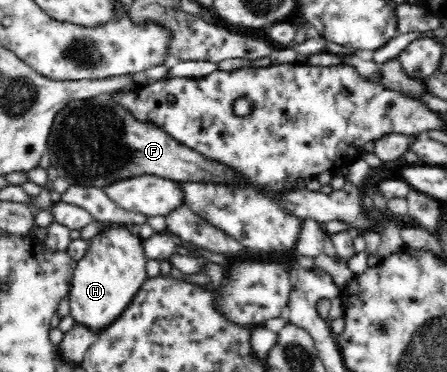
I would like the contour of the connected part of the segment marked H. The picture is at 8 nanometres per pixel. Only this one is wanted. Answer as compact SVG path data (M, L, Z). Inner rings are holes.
M116 222L101 223L100 232L88 240L88 250L77 260L72 272L69 314L75 322L85 324L96 333L114 322L148 279L147 259L137 229L132 231L128 225Z

